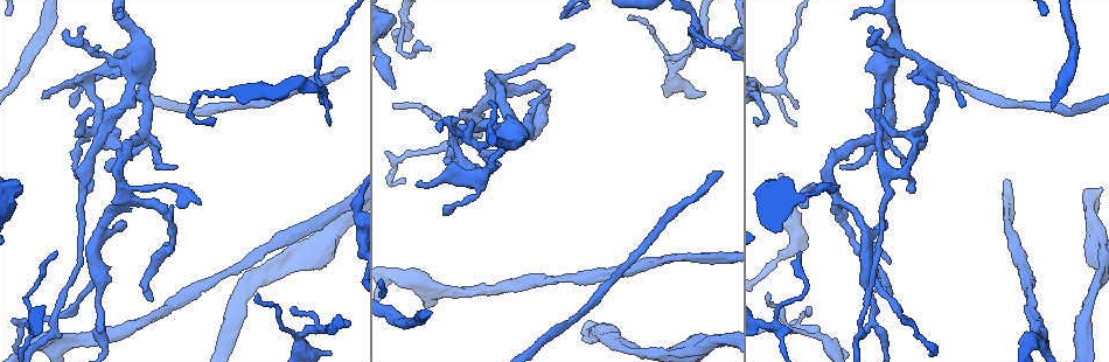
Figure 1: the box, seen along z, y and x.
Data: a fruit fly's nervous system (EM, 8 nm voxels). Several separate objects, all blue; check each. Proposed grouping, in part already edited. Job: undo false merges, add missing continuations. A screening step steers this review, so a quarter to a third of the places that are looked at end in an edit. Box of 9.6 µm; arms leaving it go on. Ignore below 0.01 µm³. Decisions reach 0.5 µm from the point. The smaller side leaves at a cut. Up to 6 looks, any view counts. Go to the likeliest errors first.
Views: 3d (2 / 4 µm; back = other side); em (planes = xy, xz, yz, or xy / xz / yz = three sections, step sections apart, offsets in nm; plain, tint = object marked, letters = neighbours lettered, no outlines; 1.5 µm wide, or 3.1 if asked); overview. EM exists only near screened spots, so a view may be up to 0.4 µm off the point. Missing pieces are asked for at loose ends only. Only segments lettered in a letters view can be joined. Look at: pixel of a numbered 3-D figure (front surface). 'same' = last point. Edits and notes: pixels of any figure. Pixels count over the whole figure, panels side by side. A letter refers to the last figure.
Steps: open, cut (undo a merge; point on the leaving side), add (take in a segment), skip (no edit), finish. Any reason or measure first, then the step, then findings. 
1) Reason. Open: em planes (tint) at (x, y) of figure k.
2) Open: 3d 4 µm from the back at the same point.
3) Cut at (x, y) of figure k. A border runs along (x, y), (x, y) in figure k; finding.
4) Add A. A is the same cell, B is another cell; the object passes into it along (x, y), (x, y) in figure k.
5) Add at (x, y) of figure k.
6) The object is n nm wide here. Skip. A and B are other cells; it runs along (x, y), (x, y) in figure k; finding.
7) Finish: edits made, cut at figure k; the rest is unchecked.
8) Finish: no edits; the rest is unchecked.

Free end. Open: em xy step 4 (plain) at (721, 173) of figure 1.

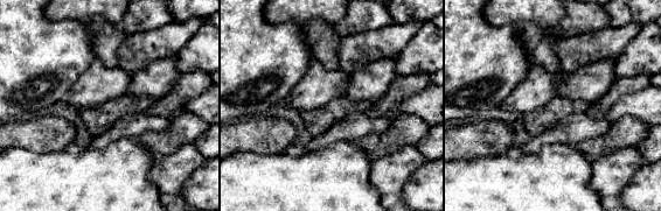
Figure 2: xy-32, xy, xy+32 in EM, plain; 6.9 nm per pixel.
Open: em xy step 4 (letters) at the same point.

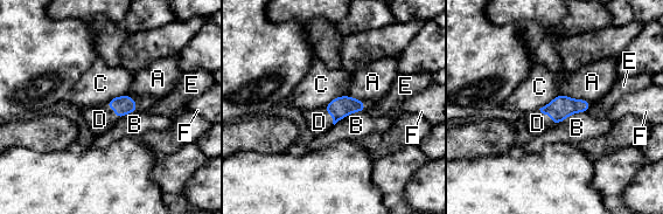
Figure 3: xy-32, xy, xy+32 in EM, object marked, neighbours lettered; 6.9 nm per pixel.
The longest contact is with B, 240 nm. Add D. D is the same cell, A, B, C, E and F are other cells; the object passes into it along (124, 104), (113, 108), (99, 119) in figure 3; it goes on there.

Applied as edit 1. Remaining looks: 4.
An open end. Open: 3d 4 µm at (151, 300) of figure 1.

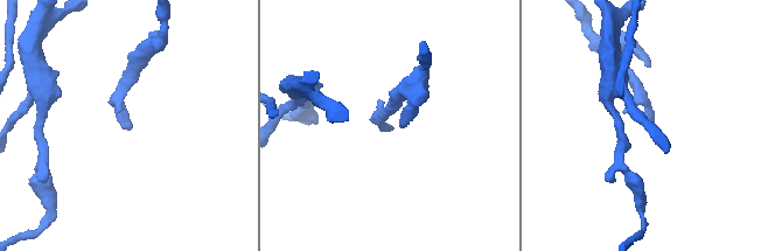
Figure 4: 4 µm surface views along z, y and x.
Shape alone is not enough. Open: em xy step 8 (tint) at (392, 126) of figure 4.

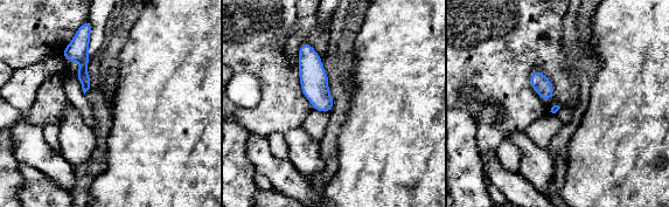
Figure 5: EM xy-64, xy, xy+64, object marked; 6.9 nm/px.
Open: em planes (letters) at the same point.

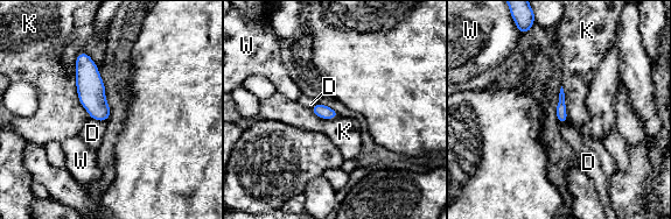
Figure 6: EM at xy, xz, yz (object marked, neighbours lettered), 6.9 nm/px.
Skip. D, K and W are other cells; a border runs along (81, 51), (75, 85), (90, 117) in figure 6; no lettered segment goes on from it.

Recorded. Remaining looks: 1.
Finish: edits made, add at figure 3; the rest is unchecked.

